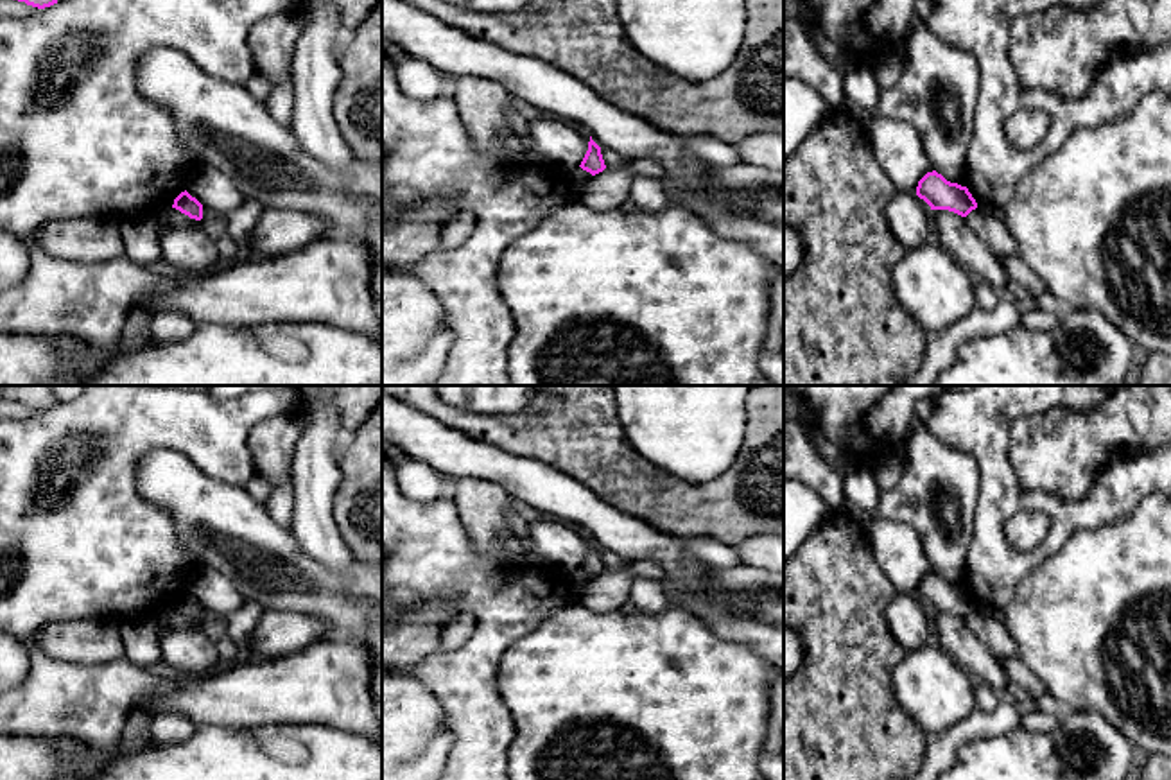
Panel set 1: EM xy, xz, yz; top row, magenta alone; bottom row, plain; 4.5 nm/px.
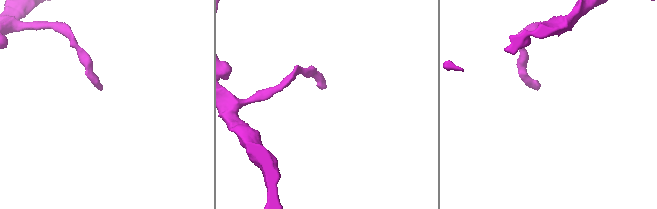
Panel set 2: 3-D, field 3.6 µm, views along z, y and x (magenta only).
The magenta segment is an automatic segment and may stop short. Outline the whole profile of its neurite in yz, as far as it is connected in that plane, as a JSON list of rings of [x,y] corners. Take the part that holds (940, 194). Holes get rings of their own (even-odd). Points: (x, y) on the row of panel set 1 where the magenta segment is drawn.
[[[936,170],[927,172],[918,181],[916,195],[924,199],[931,210],[949,210],[961,217],[967,217],[977,208],[977,203],[967,186],[947,181]]]

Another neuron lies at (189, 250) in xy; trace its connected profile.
[[[169,210],[154,215],[158,222],[160,246],[163,258],[174,265],[179,274],[206,274],[221,264],[215,242],[195,226],[174,228],[165,219]]]

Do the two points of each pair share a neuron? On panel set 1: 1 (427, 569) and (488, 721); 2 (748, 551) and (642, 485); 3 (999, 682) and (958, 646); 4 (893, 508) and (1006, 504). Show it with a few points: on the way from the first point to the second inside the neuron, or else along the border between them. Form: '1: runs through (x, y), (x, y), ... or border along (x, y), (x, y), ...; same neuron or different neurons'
1: runs through (470, 594), (485, 608), (483, 678); same neuron
2: border along (764, 533), (741, 538), (734, 546); different neurons
3: runs through (988, 671), (969, 651); same neuron
4: border along (976, 463), (978, 508), (974, 537), (967, 547); different neurons

